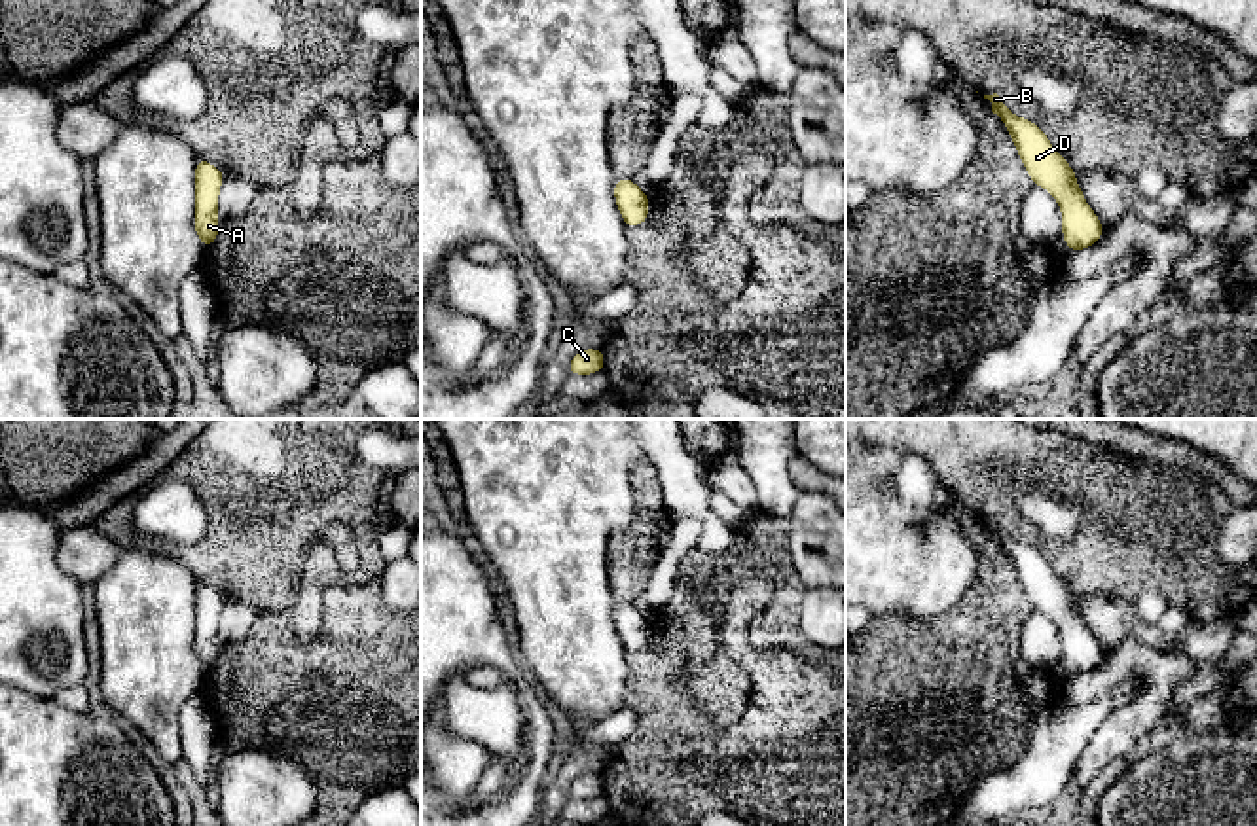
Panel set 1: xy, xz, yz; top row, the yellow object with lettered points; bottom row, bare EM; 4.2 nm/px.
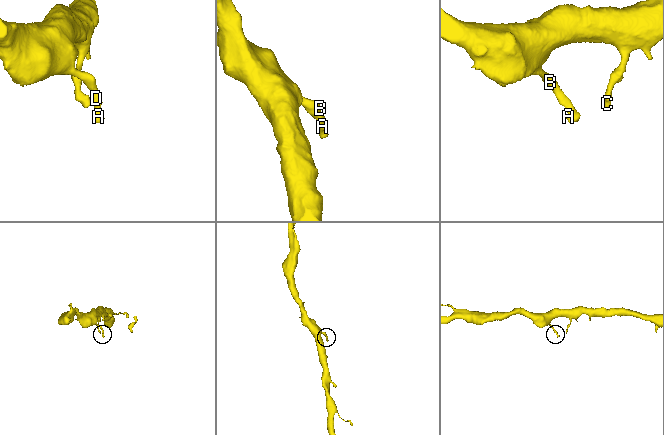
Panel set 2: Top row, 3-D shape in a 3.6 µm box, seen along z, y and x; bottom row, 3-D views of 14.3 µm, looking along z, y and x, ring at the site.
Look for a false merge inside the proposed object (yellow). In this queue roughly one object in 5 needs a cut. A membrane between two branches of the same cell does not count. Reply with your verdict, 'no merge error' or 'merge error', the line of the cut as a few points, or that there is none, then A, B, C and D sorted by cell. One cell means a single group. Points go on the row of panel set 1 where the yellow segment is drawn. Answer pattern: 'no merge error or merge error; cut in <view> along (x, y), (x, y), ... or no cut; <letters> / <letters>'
no merge error; no cut; A B C D

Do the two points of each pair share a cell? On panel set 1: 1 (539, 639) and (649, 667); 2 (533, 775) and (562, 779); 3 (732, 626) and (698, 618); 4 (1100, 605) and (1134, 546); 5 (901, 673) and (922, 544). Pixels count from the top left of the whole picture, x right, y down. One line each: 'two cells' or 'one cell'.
1: two cells
2: two cells
3: two cells
4: two cells
5: two cells

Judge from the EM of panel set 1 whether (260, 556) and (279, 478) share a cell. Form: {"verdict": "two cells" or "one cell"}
{"verdict": "one cell"}

